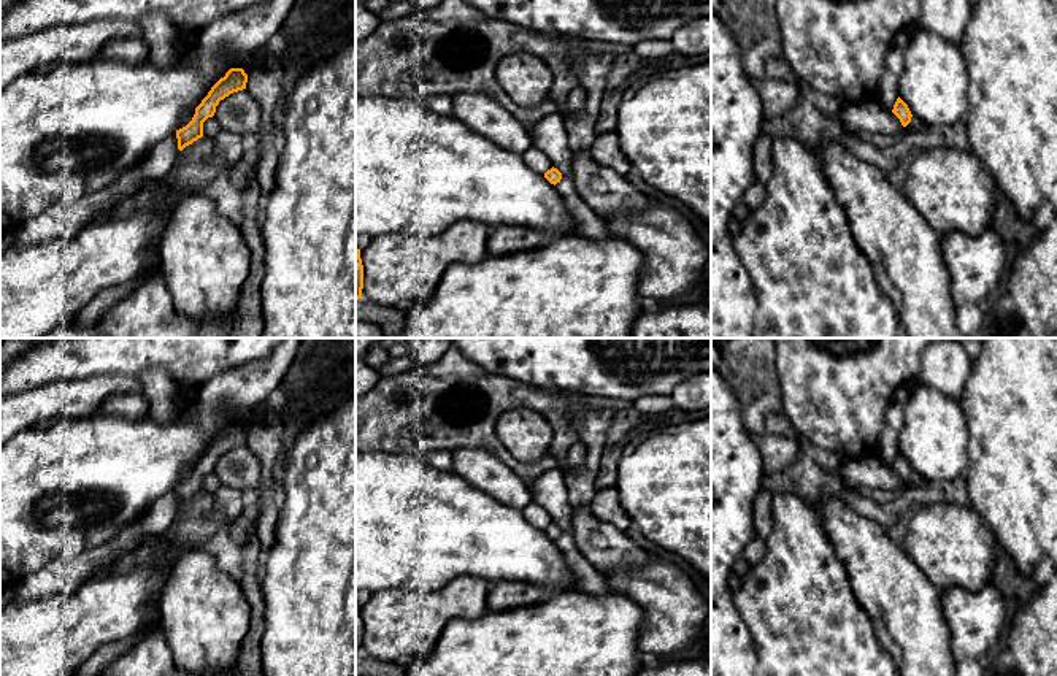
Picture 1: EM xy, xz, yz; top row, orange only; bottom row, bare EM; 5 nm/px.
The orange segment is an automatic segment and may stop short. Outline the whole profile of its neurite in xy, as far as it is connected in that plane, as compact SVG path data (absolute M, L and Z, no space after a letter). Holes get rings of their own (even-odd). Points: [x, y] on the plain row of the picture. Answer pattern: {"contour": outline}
{"contour": "M230 424L224 433L221 433L208 447L208 451L202 455L202 459L195 463L195 470L192 476L176 486L178 505L183 506L186 501L192 500L198 494L203 492L203 478L208 473L213 473L216 468L216 462L221 455L229 452L233 447L246 444L248 430L243 424Z"}

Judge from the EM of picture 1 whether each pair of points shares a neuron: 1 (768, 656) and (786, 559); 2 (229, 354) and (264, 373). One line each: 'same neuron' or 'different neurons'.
1: same neuron
2: different neurons

